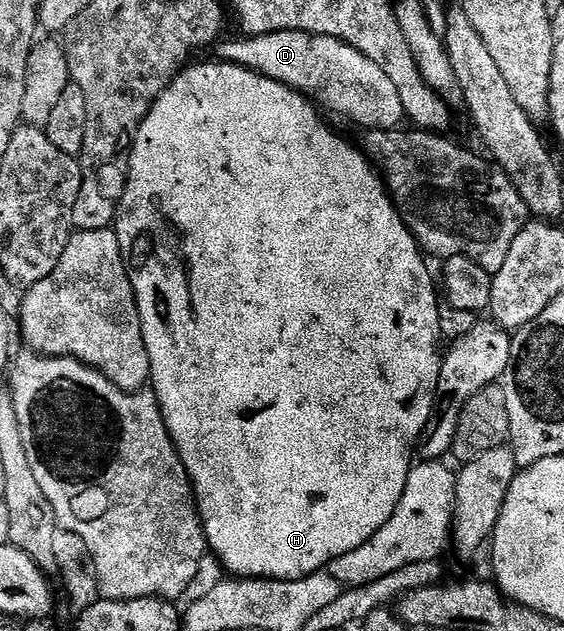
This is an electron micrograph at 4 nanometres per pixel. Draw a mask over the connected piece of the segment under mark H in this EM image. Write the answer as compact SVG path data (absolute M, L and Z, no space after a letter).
M191 64L183 69L171 81L168 88L158 96L156 103L140 123L138 134L134 136L134 143L128 150L126 190L122 196L122 203L118 207L118 220L114 222L112 228L120 243L120 251L130 276L134 297L138 300L144 347L148 351L150 360L150 385L160 403L160 411L164 415L164 423L168 427L172 443L194 485L194 495L198 498L198 511L202 515L202 524L206 531L209 548L221 561L225 572L235 578L266 577L270 581L294 581L313 573L323 572L331 561L340 559L340 555L348 555L348 551L356 551L356 547L368 543L368 539L372 539L372 535L376 535L376 531L380 531L380 527L384 527L384 523L392 519L404 495L404 487L408 483L408 475L416 457L419 437L433 413L434 397L437 394L438 381L441 379L444 338L440 331L440 315L438 314L440 293L436 288L435 274L434 277L430 274L430 269L426 266L427 258L418 240L410 233L410 228L398 214L398 207L393 197L390 196L390 190L386 188L386 183L382 180L379 170L375 168L365 152L357 144L349 145L340 134L333 133L326 126L325 119L321 117L323 114L319 106L311 98L305 97L303 93L297 93L293 87L285 85L284 82L278 82L276 79L265 77L256 70L246 69L242 65L213 64Z

